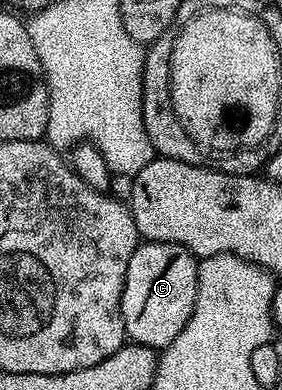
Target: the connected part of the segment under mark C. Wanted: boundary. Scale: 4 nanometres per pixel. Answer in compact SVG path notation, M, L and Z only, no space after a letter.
M142 241L127 264L121 297L125 333L138 346L164 348L183 332L197 299L198 257L177 242Z

